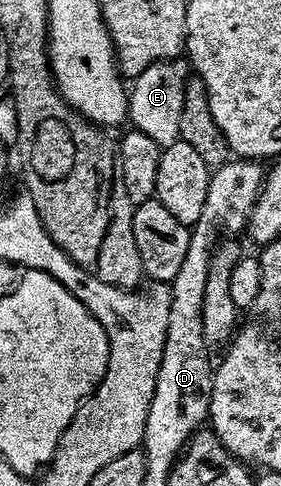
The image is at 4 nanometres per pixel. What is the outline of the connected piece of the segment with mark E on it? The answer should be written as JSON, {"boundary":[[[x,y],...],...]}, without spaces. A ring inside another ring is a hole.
{"boundary":[[[184,58],[164,59],[139,73],[128,88],[128,122],[136,130],[147,133],[163,149],[180,139],[179,117],[183,113],[183,93],[191,78],[191,67]],[[133,122],[133,123],[132,123]]]}

